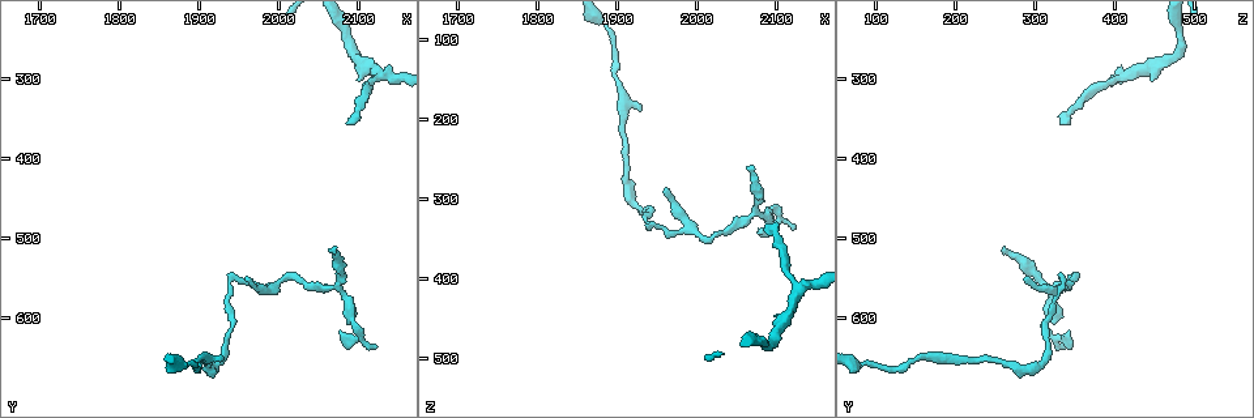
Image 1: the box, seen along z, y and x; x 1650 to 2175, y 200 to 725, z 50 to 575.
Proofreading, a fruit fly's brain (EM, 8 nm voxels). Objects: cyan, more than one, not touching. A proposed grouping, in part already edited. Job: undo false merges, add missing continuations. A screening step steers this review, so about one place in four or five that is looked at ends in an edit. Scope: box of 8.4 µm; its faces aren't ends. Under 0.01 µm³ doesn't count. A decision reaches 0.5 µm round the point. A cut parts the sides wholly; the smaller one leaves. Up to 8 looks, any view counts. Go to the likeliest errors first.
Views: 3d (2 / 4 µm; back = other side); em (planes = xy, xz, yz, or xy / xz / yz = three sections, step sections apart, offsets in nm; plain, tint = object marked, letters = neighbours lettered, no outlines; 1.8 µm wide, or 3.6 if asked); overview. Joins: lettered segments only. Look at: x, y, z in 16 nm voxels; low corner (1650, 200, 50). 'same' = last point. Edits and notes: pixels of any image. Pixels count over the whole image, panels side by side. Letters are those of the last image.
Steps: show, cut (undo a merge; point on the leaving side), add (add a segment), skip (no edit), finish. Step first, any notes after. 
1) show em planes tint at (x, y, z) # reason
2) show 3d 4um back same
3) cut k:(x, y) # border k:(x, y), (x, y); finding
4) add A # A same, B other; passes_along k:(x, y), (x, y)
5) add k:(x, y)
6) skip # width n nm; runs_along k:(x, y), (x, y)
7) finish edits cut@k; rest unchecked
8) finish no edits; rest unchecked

show em planes tint at (2090, 355, 335)

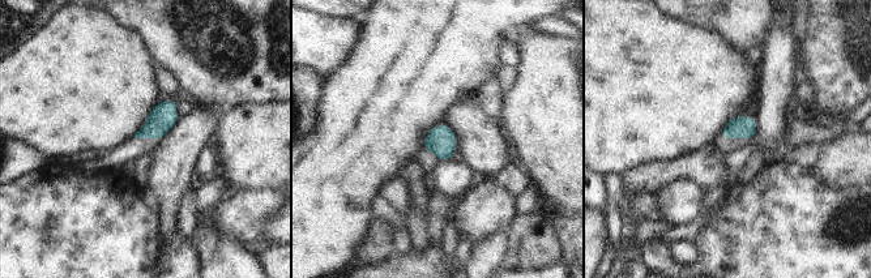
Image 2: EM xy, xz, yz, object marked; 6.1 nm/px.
show em planes letters same

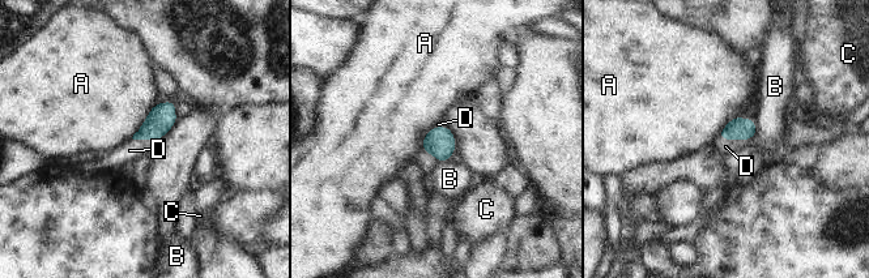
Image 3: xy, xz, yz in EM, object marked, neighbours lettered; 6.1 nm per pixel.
add D # width 140 nm; A other, B other, C other, D same; passes_along 3:(737, 128), (733, 138), (725, 146); the neuron continues

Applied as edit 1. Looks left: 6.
show 3d 2um at (2060, 515, 260) # an open end

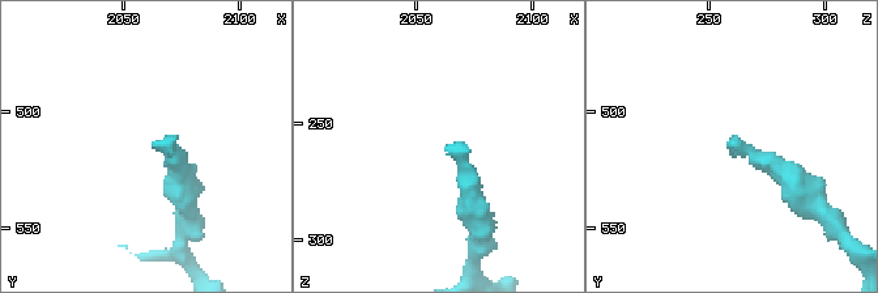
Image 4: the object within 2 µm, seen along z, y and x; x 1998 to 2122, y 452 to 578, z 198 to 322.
show em xy step 4 letters at (2062, 514, 261)

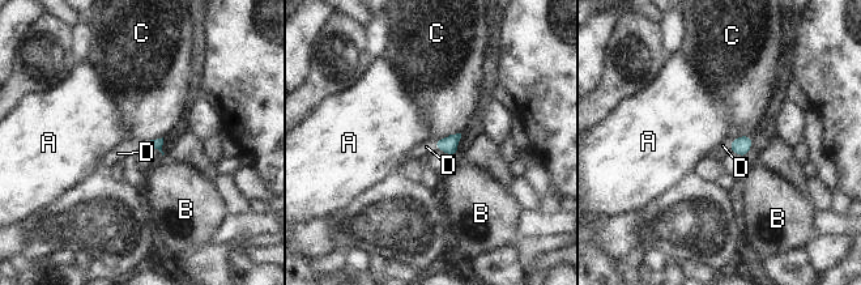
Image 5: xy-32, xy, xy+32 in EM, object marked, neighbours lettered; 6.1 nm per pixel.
show em planes letters same

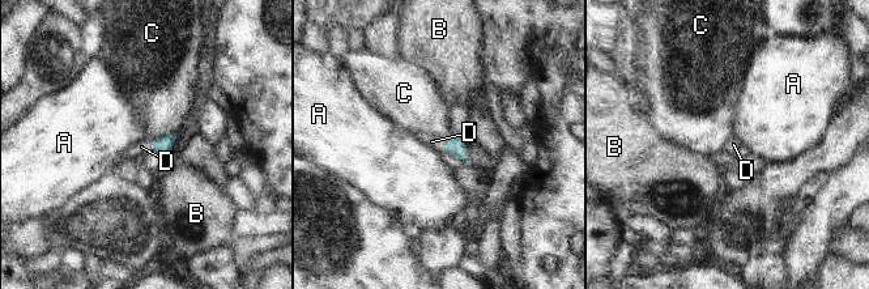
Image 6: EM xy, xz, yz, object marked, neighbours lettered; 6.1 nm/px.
add D # A other, B other, C other, D same; passes_along 6:(455, 145), (444, 151), (431, 141); it goes on there

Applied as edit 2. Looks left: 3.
show em xz step 16 tint at (2125, 295, 415) # a fork

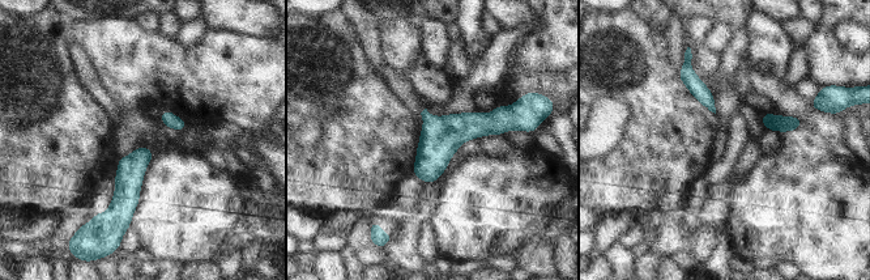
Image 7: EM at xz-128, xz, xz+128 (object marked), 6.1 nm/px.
show em planes letters same # cut it another way

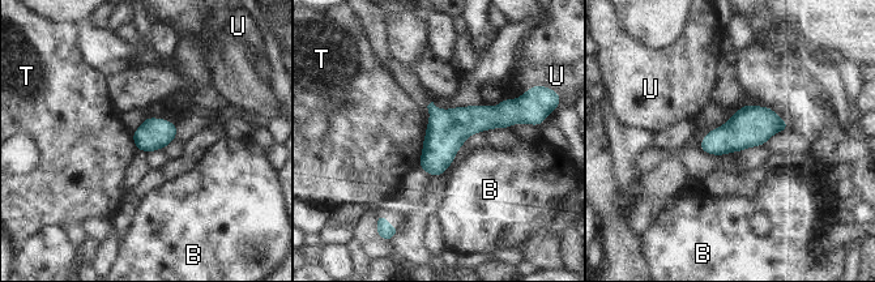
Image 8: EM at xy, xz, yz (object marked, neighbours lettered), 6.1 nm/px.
skip # B other, T other, U other; border 8:(426, 128), (421, 161), (417, 167); all the same neuron

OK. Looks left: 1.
finish edits add@3, add@6; rest unchecked

